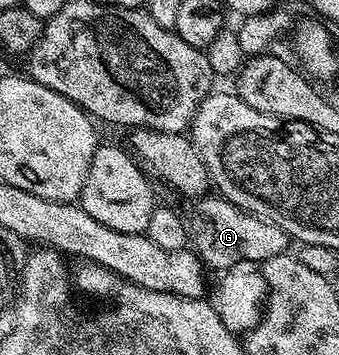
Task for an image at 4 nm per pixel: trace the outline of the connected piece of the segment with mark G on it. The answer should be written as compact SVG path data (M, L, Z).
M209 194L197 204L200 205L196 208L196 216L189 215L186 223L190 233L190 248L199 256L205 269L225 270L243 260L252 260L260 266L264 261L289 251L290 237L274 222L234 206L234 202L225 200L219 194Z

